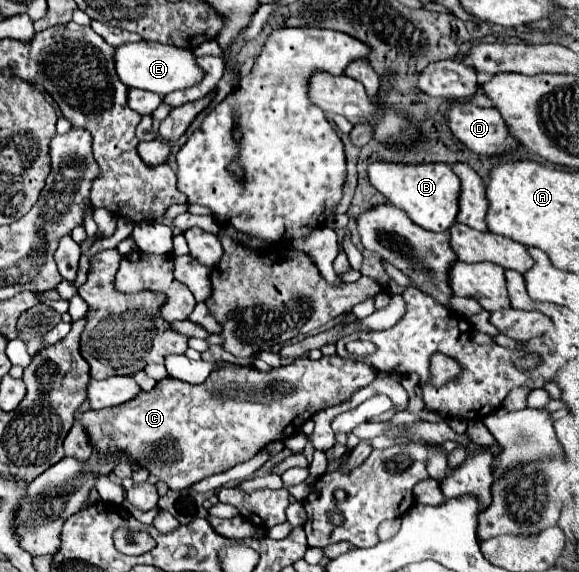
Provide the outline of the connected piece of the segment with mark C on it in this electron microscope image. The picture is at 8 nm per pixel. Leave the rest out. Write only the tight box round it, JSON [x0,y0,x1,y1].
[75,356,377,492]

